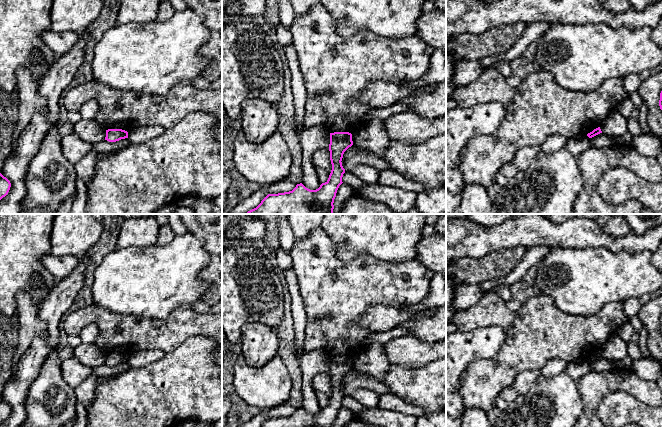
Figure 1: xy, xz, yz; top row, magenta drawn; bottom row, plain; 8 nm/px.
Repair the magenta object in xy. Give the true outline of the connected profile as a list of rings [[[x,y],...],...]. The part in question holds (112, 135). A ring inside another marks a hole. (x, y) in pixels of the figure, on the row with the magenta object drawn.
[[[108,129],[106,130],[105,140],[109,142],[116,142],[121,139],[128,138],[128,132],[122,129]]]

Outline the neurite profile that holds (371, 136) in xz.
[[[372,119],[357,129],[352,134],[352,141],[357,148],[369,150],[383,159],[390,143],[379,119]]]

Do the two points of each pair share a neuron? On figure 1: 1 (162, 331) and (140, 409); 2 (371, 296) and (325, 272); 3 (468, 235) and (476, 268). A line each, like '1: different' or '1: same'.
1: different
2: same
3: different

